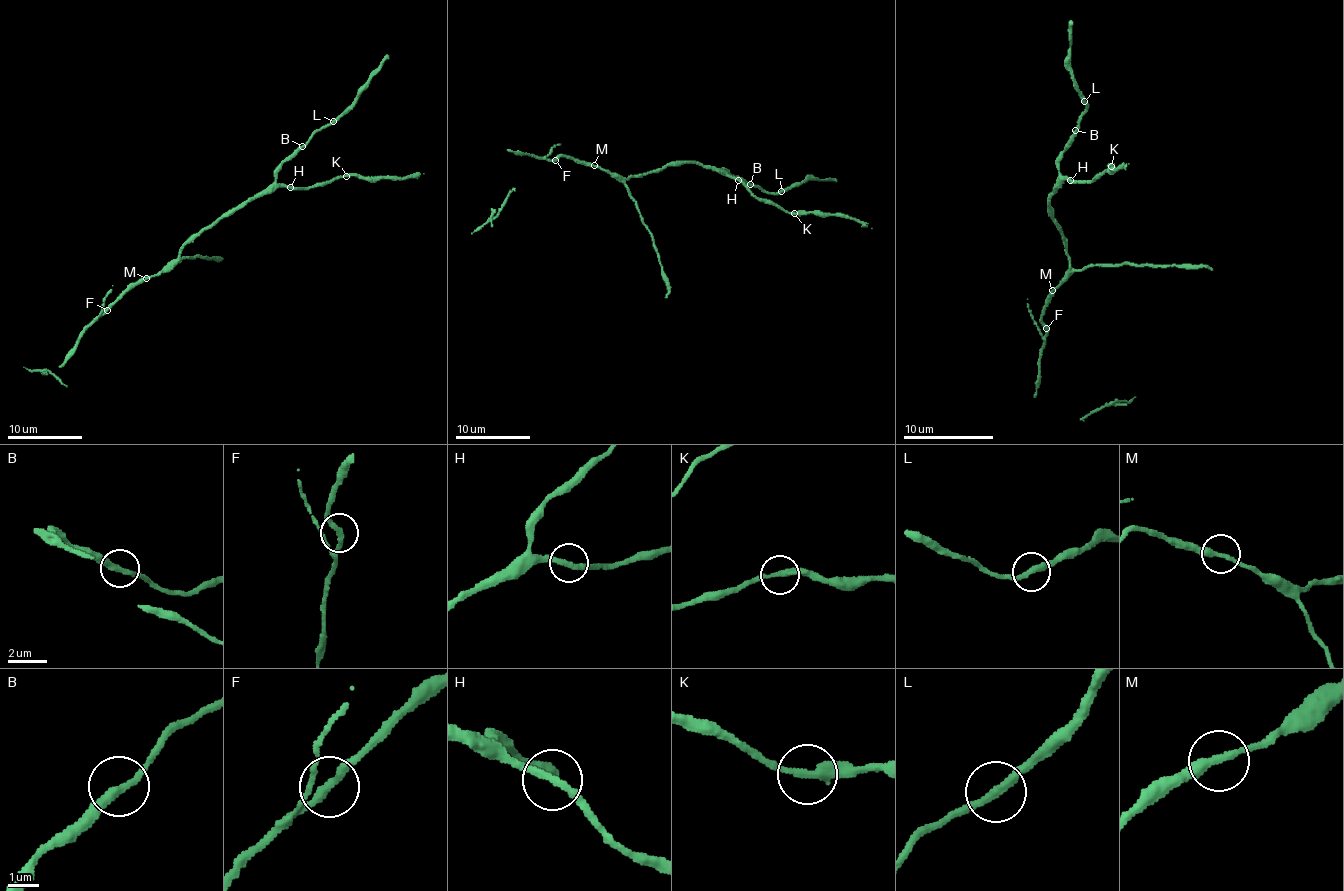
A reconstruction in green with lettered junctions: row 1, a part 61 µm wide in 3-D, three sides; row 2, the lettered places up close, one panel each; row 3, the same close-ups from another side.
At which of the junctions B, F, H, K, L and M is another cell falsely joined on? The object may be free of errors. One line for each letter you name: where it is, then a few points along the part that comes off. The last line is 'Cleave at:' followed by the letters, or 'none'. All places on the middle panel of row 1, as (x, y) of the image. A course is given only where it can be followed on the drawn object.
Cleave at: none

